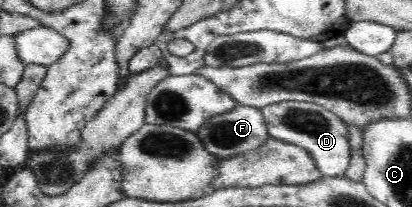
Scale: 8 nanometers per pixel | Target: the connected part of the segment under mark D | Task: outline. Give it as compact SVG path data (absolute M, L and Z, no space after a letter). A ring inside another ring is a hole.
M281 101L259 109L270 138L295 145L306 150L314 160L322 176L327 178L345 177L350 161L350 146L347 138L346 123L332 111L320 105L301 101Z

